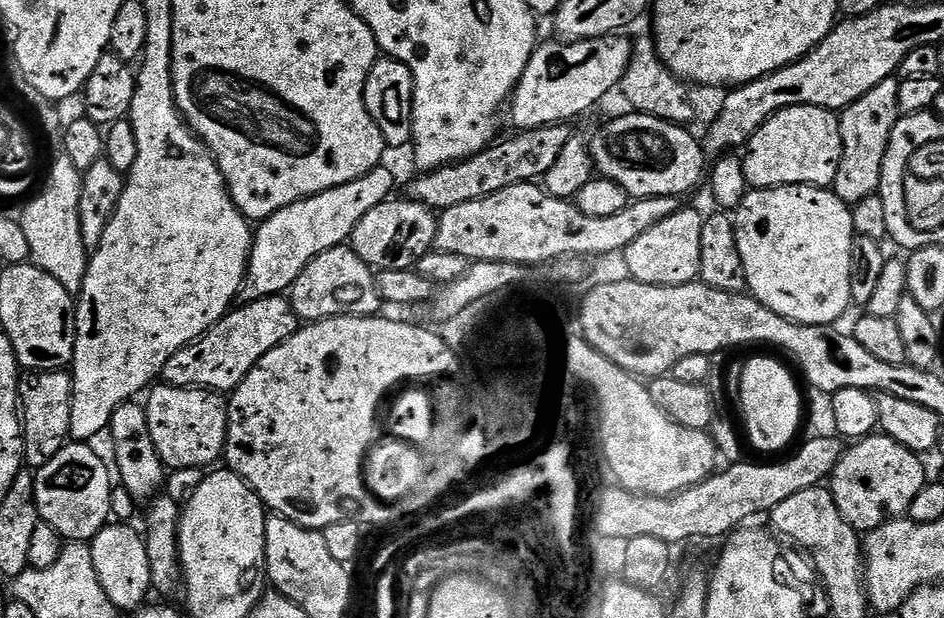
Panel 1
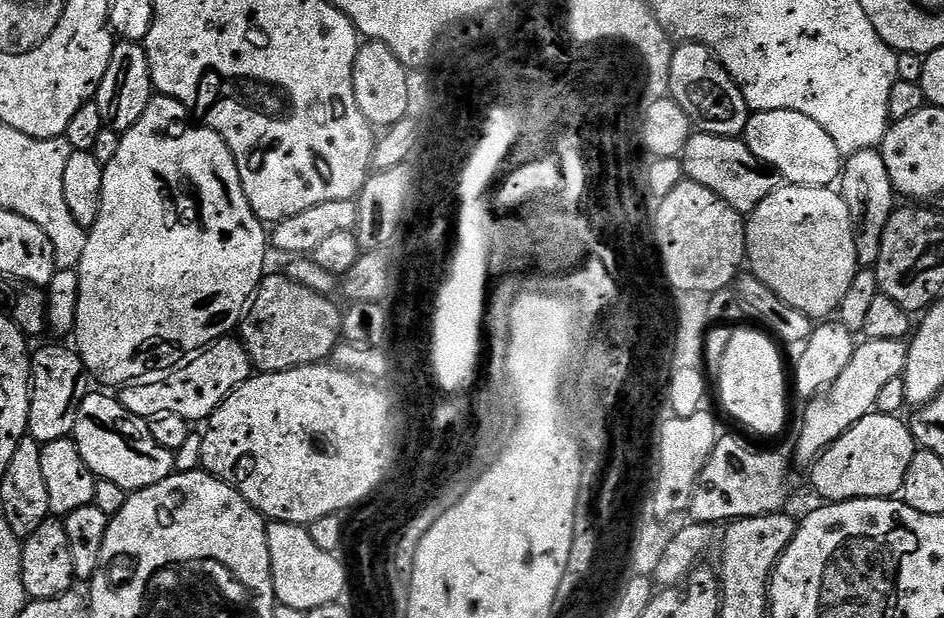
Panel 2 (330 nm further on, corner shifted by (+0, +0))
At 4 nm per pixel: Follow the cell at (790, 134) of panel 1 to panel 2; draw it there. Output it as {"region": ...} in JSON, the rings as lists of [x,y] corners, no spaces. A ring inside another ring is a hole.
{"region":[[[794,110],[752,112],[742,139],[754,158],[779,172],[789,185],[827,188],[835,185],[842,175],[842,154],[834,138],[830,138],[814,118],[806,118],[806,114],[798,114]]]}

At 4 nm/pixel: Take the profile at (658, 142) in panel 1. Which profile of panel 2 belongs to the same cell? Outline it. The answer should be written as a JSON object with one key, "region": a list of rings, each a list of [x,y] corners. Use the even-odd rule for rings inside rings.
{"region":[[[693,131],[682,153],[684,175],[687,179],[714,190],[734,210],[751,214],[771,192],[781,187],[779,172],[767,167],[745,146],[743,139],[730,136],[715,136],[709,132]]]}

